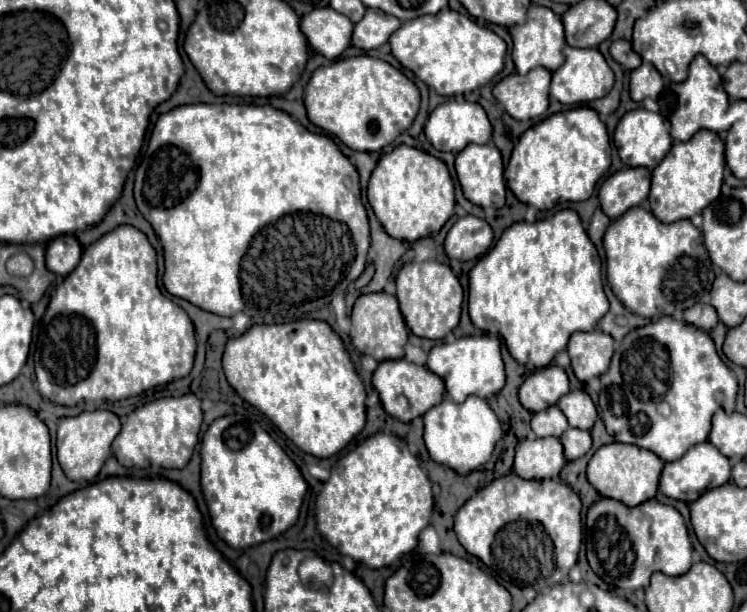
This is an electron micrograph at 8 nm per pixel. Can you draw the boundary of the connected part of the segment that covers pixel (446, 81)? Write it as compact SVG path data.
M442 8L434 16L418 16L416 20L404 22L392 36L390 36L390 48L394 58L408 70L412 70L422 82L426 82L428 88L432 88L440 96L458 96L472 92L476 88L482 88L488 84L504 66L504 54L506 54L506 42L494 34L492 30L480 26L478 22L470 20L464 14L458 14L450 8Z

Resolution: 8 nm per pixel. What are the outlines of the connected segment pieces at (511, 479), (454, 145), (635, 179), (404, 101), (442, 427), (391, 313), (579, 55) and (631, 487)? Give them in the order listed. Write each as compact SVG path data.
M512 472L490 482L476 496L472 496L458 510L454 518L454 530L466 552L480 558L504 582L516 584L520 588L532 586L536 592L542 592L558 582L564 582L570 568L576 564L582 542L580 510L582 502L570 486L556 480L524 480Z
M454 97L432 110L432 114L424 126L424 134L436 150L458 154L460 150L464 150L472 142L474 144L488 144L492 138L492 126L490 126L488 116L480 104L469 102L463 97Z
M624 168L600 186L598 198L602 212L616 220L626 210L642 204L650 192L650 172L646 168Z
M352 56L314 70L304 88L304 106L314 126L336 136L348 148L376 152L410 128L418 114L420 92L412 80L388 62L370 56Z
M468 396L464 404L456 404L444 398L438 406L430 408L424 416L424 444L430 458L446 468L452 468L458 476L466 476L480 464L486 464L492 456L494 444L502 436L500 422L488 402L478 396Z
M378 292L378 294L362 294L352 308L350 314L350 342L360 354L374 356L380 360L394 360L404 356L404 346L408 340L408 328L404 324L404 318L398 308L398 300L392 294Z
M564 48L564 64L552 72L552 84L550 84L550 98L562 102L562 104L582 104L596 98L602 98L610 92L614 84L614 74L610 66L606 64L604 56L598 52L598 48Z
M612 442L594 452L588 462L588 482L600 492L600 496L614 498L626 506L638 506L658 492L658 478L662 472L664 462L644 448L636 448L634 444L620 444Z

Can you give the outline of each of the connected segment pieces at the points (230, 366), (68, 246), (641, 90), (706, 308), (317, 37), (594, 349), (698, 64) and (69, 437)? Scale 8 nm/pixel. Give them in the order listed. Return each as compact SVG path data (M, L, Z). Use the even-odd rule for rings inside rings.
M296 320L292 324L256 324L246 334L228 340L224 350L224 374L228 384L254 408L266 414L302 452L316 458L330 458L366 424L366 392L344 350L340 336L322 320Z
M60 236L46 246L46 268L54 274L68 276L82 256L82 246L74 236Z
M644 62L640 68L630 72L630 98L634 102L642 102L644 98L658 98L662 90L662 76L652 68L652 64Z
M694 304L692 308L684 310L684 322L692 324L698 330L710 332L718 324L716 310L710 304Z
M330 6L316 8L300 20L300 30L304 32L312 50L328 60L336 60L348 48L352 28L354 24Z
M592 330L592 332L574 332L568 342L568 356L572 370L580 382L588 382L594 376L602 376L614 354L612 336Z
M696 56L690 64L690 78L682 84L670 84L658 100L660 114L670 122L670 136L674 140L690 140L698 130L722 132L726 128L724 114L728 110L728 96L722 88L718 70L708 64L704 56Z
M108 410L82 412L80 416L74 418L62 418L56 436L56 456L68 480L92 482L98 476L106 458L112 454L110 446L118 432L120 432L120 418Z

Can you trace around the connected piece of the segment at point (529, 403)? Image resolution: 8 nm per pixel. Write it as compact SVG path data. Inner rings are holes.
M548 366L530 374L518 392L520 404L530 412L554 406L564 394L568 394L568 376L558 366Z

